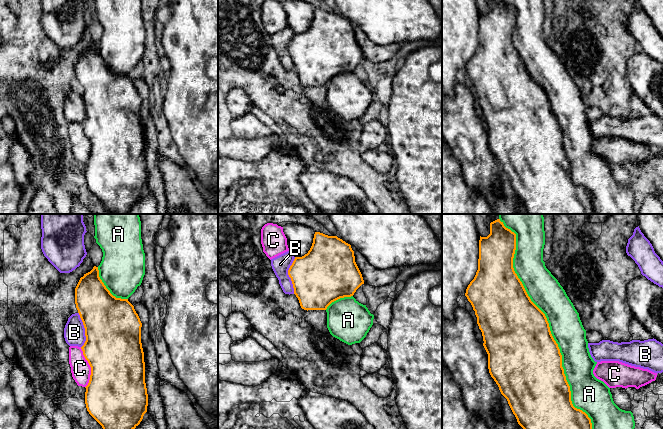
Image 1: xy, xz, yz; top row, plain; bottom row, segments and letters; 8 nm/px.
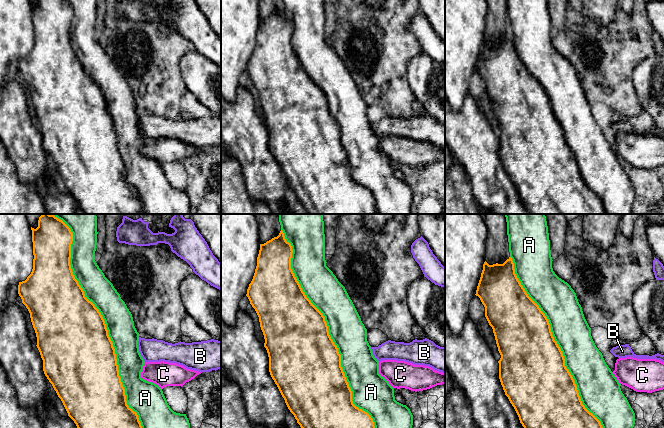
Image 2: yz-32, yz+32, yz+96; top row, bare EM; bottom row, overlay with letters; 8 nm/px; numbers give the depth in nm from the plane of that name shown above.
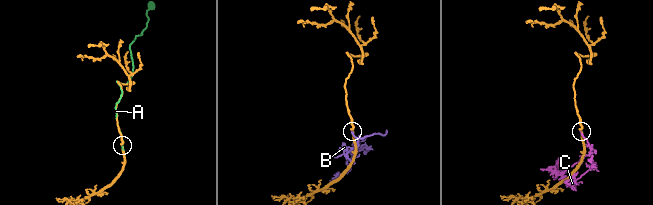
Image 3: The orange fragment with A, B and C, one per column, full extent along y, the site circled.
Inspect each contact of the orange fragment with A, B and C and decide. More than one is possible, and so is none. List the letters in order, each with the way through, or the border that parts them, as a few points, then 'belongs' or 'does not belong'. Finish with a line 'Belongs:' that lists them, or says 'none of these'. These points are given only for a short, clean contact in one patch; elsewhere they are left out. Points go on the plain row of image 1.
A: belongs
B: does not belong
C: does not belong
Belongs: A

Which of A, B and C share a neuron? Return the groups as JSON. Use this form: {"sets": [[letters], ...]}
{"sets": [["A"], ["B", "C"]]}

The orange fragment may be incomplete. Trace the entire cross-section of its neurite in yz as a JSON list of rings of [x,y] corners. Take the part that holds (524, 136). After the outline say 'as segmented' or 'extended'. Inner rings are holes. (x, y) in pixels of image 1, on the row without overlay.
[[[490,0],[490,10],[487,13],[480,12],[478,46],[468,61],[465,72],[475,87],[477,100],[482,108],[483,122],[488,130],[489,149],[501,170],[507,175],[518,200],[525,206],[528,214],[634,214],[633,189],[620,185],[613,177],[610,164],[593,150],[597,138],[590,131],[586,106],[565,66],[545,42],[544,21],[544,0]]]; extended

